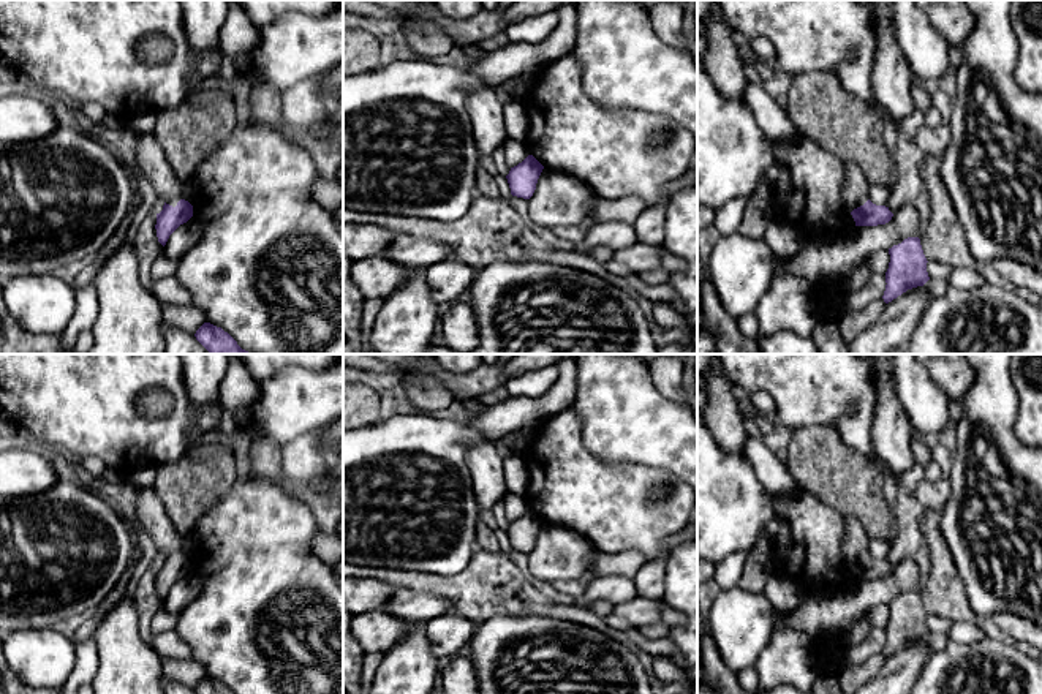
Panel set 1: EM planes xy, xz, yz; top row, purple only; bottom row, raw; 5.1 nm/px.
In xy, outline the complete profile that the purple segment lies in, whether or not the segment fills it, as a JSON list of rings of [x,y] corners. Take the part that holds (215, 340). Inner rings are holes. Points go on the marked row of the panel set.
[[[204,322],[194,337],[210,354],[256,354],[242,349],[228,332],[210,322]]]

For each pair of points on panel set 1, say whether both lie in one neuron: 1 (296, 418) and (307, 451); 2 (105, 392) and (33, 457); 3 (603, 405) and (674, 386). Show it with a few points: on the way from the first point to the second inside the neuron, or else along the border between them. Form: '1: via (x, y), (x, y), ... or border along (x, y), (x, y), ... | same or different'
1: border along (326, 424), (299, 435), (282, 448) | different
2: border along (35, 445), (41, 449) | different
3: border along (649, 370), (653, 384), (680, 403) | different

